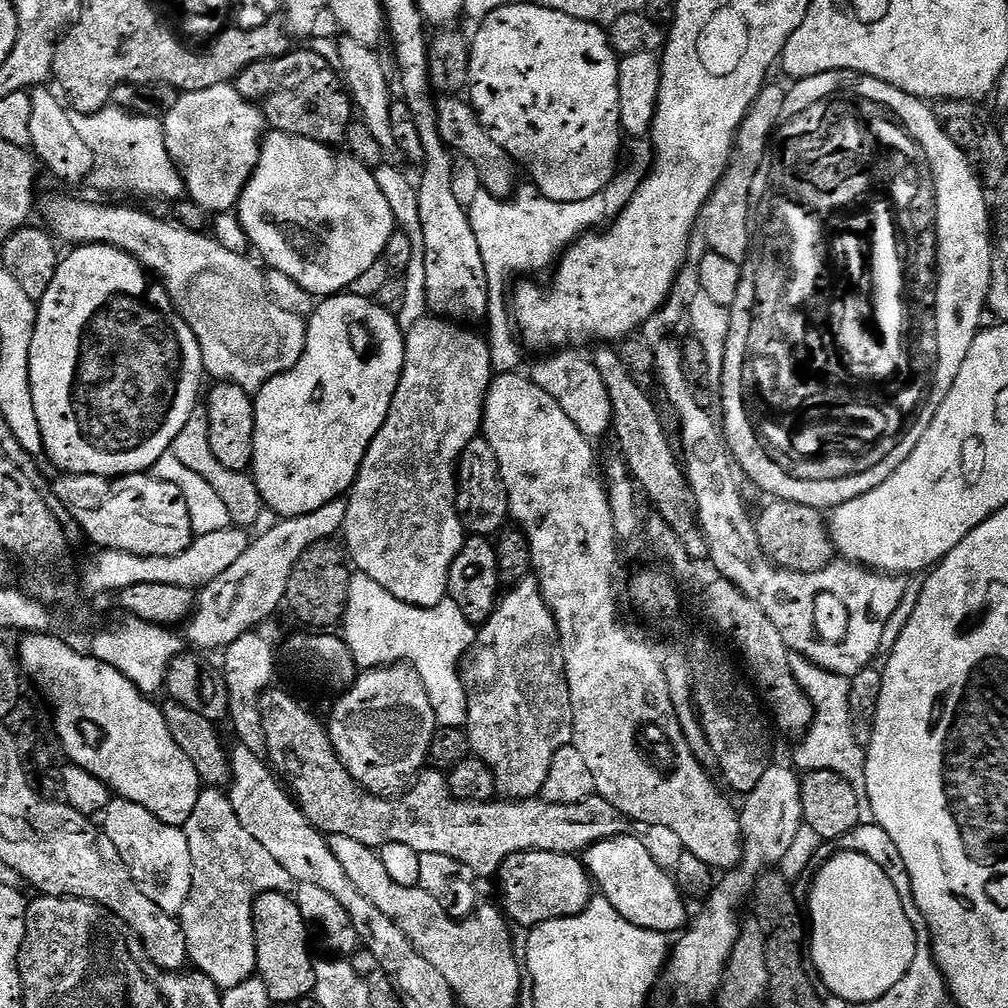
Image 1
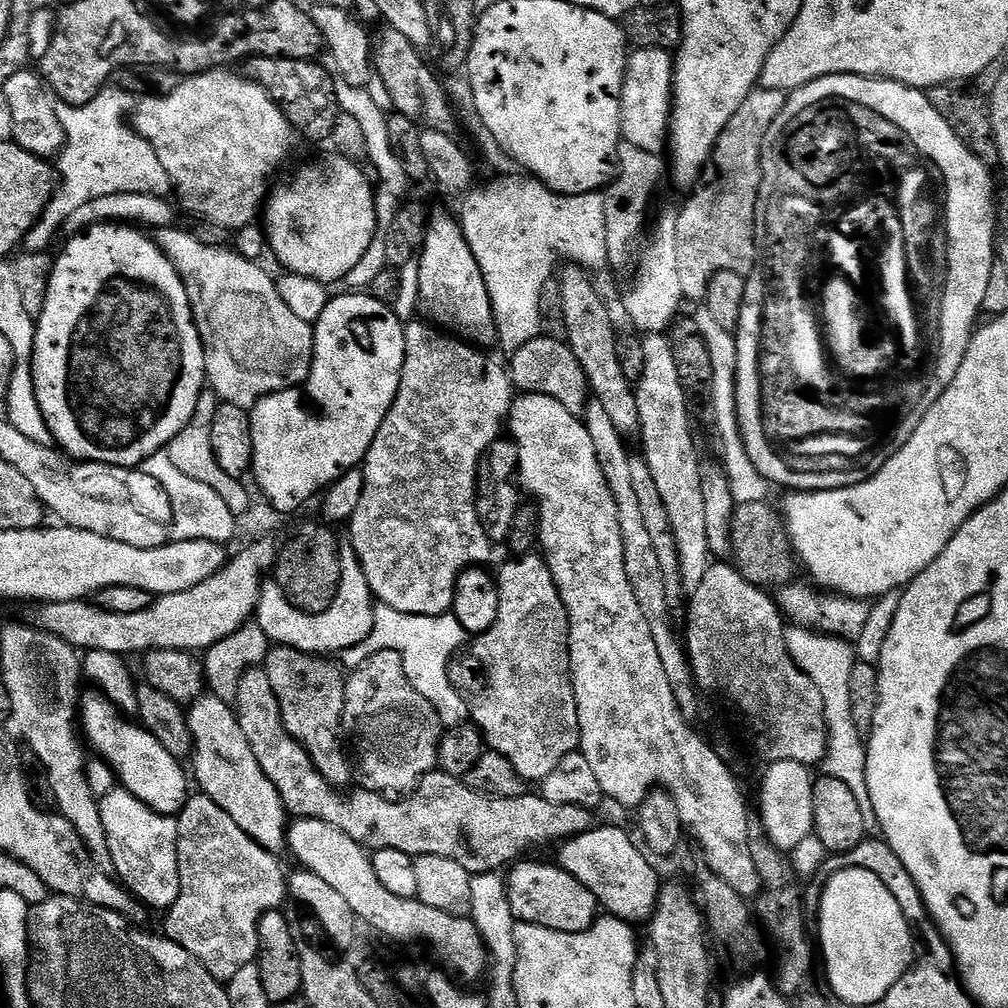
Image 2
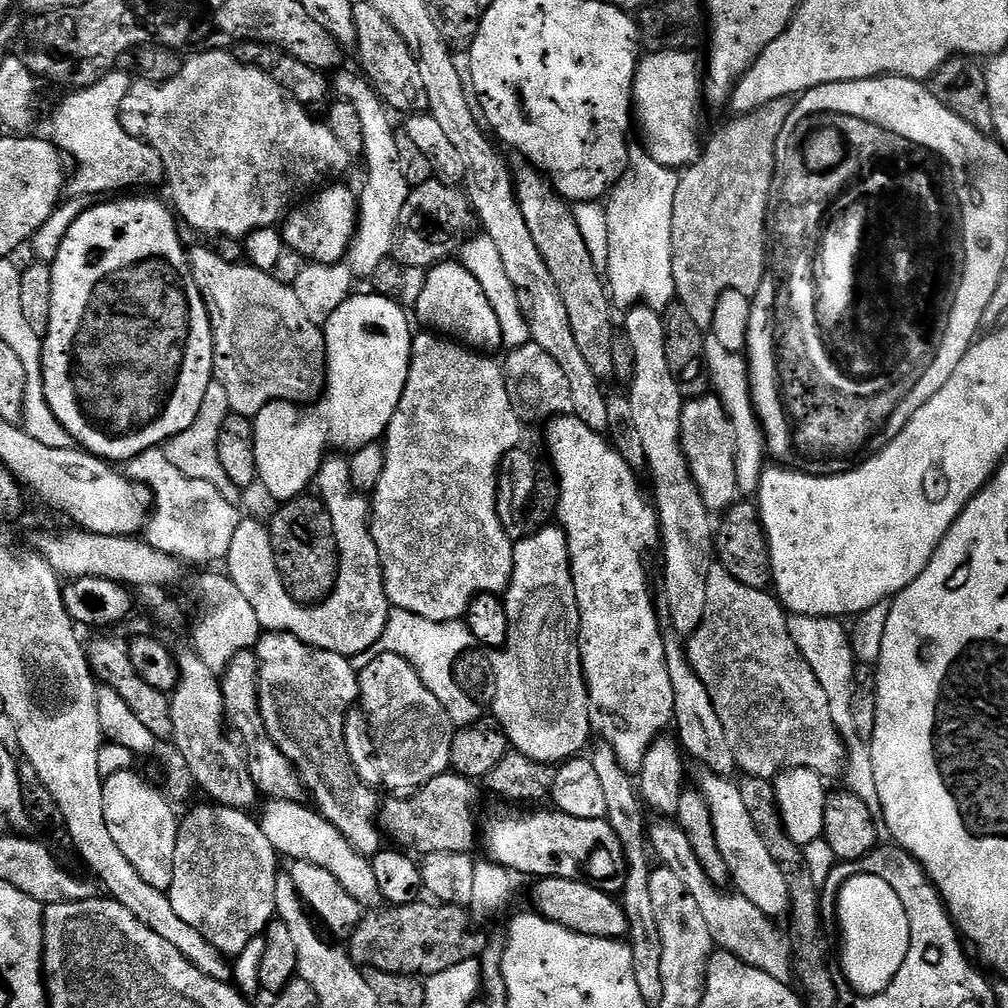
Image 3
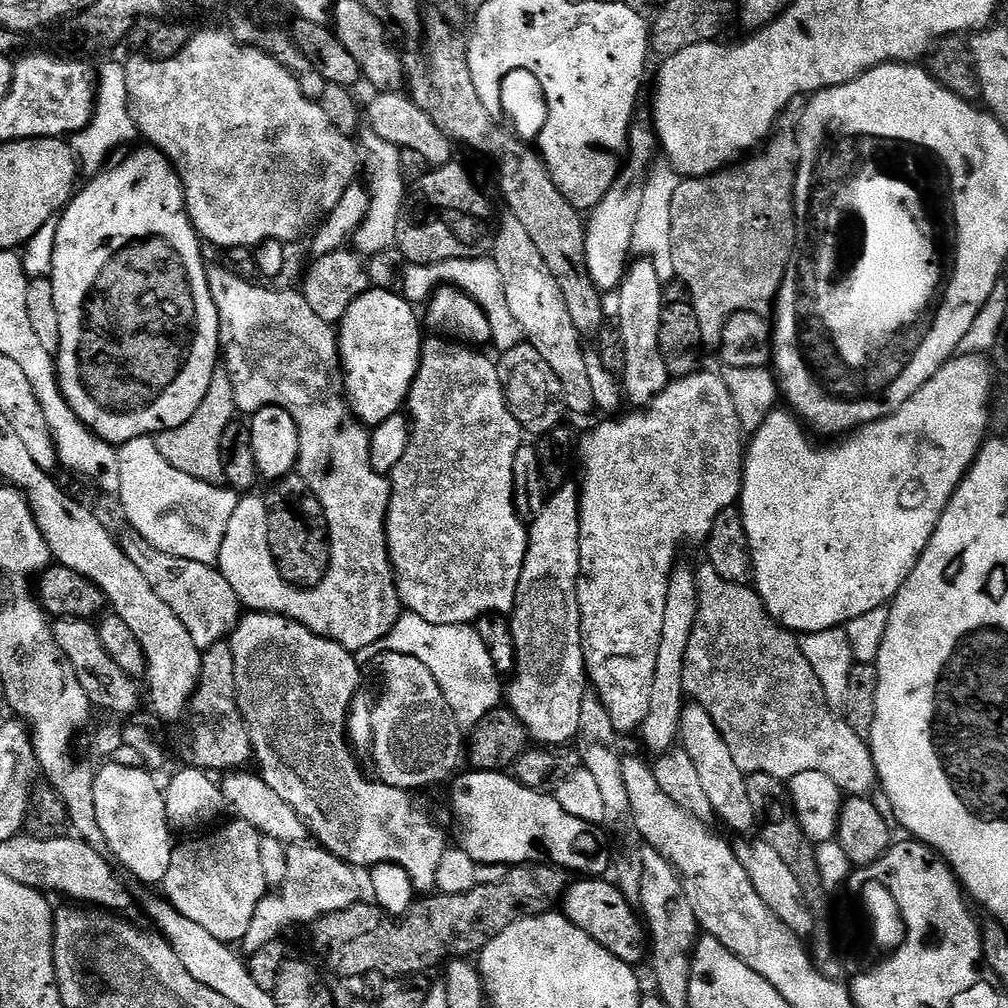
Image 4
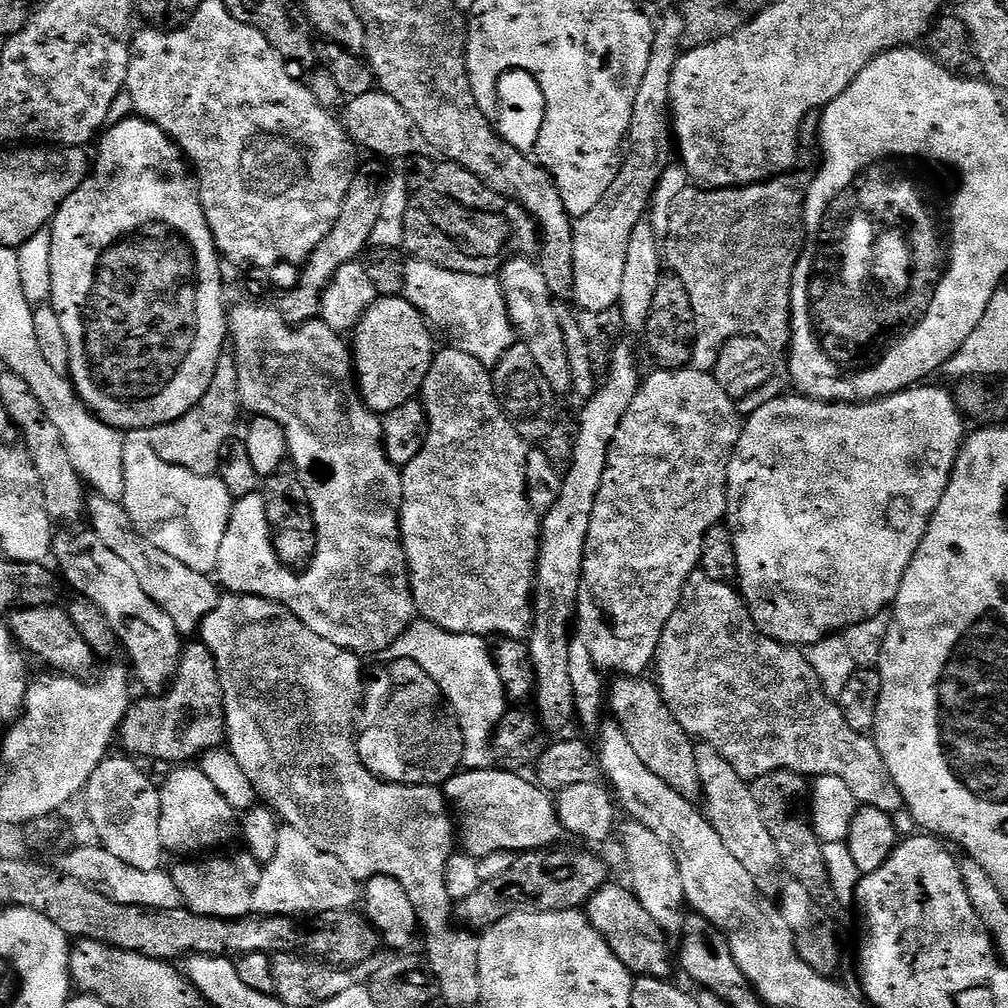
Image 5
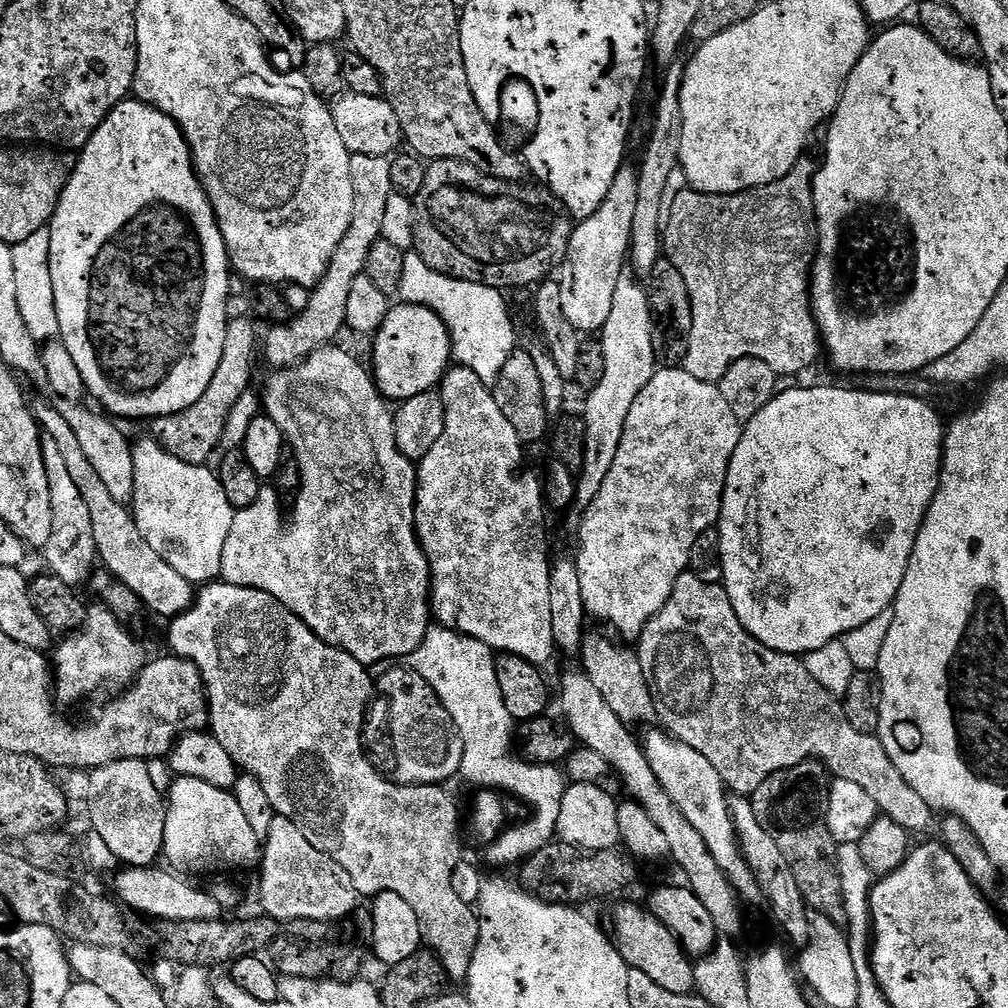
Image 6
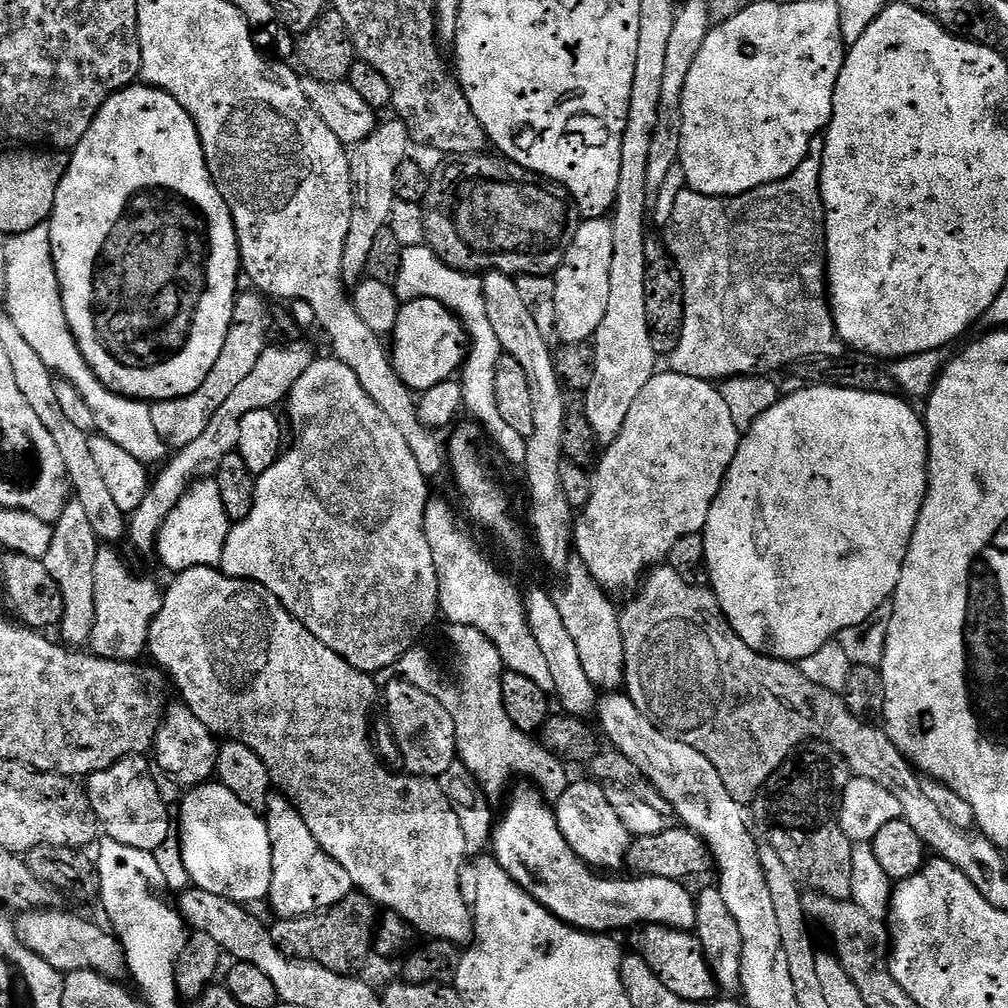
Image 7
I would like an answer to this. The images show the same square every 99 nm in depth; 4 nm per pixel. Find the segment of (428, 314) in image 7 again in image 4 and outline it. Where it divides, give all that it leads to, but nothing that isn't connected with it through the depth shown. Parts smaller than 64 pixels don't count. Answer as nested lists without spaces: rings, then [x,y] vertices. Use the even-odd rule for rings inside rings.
[[[372,288],[363,292],[352,303],[350,310],[346,310],[346,314],[339,322],[340,362],[344,373],[346,399],[351,404],[352,411],[356,413],[356,419],[365,426],[375,426],[386,422],[386,418],[397,415],[405,407],[408,391],[412,388],[420,365],[422,324],[416,312],[417,309],[409,304],[403,295]]]

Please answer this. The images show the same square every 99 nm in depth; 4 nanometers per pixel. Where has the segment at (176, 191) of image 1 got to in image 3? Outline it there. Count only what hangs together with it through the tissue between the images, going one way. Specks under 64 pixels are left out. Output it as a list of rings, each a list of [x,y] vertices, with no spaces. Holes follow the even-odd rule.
[[[119,70],[108,72],[94,86],[79,89],[68,94],[57,108],[52,122],[54,134],[52,134],[53,143],[65,155],[71,156],[76,160],[76,170],[69,177],[65,185],[65,195],[70,198],[90,196],[99,197],[98,194],[114,194],[116,190],[130,190],[132,186],[154,186],[160,185],[164,180],[164,163],[161,162],[161,156],[157,154],[150,145],[144,140],[136,139],[127,134],[125,127],[121,124],[120,110],[123,99],[129,94],[133,79],[126,73]]]

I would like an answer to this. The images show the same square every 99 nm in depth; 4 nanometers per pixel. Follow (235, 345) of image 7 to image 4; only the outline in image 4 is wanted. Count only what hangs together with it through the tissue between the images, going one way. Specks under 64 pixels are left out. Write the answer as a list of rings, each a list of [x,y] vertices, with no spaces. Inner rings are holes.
[[[217,367],[210,378],[210,390],[206,390],[206,398],[202,398],[202,406],[194,410],[194,418],[174,430],[157,432],[154,439],[158,446],[158,454],[174,466],[174,470],[182,470],[182,474],[190,474],[190,478],[198,478],[207,484],[224,484],[222,470],[222,434],[237,419],[234,402],[234,382],[227,368]]]

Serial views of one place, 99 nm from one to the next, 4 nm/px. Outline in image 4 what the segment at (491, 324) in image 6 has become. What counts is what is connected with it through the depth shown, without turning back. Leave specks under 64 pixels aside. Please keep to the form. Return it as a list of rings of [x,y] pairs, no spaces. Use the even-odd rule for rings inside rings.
[[[491,258],[478,260],[451,260],[437,264],[408,264],[404,270],[402,295],[413,306],[427,305],[438,288],[451,286],[462,290],[478,304],[486,314],[492,331],[491,343],[496,344],[497,353],[503,354],[514,350],[522,342],[522,333],[518,322],[514,322],[514,313],[506,302],[506,286],[502,286],[502,274]]]

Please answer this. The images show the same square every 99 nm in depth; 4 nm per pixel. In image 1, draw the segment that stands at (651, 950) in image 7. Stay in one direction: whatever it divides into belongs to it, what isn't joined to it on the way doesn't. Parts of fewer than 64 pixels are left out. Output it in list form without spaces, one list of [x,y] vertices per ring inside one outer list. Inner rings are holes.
[[[567,852],[514,854],[502,862],[494,883],[500,887],[498,904],[505,917],[524,930],[537,928],[539,924],[558,918],[582,914],[594,895],[594,881],[584,867],[583,859]]]

